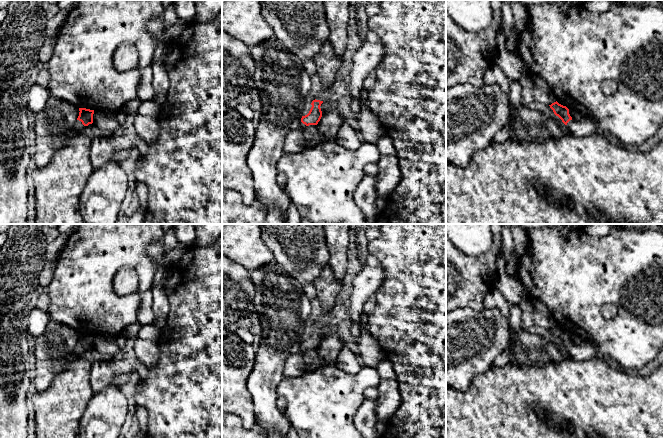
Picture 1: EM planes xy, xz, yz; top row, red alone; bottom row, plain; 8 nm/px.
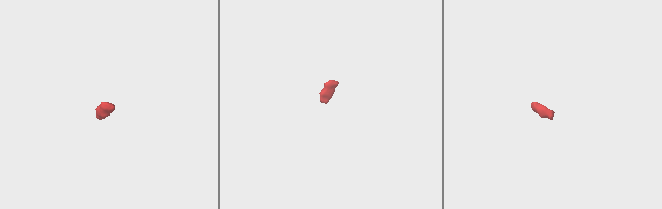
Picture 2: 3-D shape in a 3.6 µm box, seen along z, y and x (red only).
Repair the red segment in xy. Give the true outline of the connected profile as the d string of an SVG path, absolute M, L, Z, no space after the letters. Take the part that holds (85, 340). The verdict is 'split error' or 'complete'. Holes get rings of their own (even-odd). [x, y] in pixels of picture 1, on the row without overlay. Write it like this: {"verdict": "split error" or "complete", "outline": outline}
{"verdict": "split error", "outline": "M79 332L79 335L79 340L74 349L74 354L76 358L79 358L85 350L93 347L94 334Z"}

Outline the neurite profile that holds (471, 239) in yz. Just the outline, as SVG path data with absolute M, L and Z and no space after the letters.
M446 224L446 236L463 254L477 257L493 242L490 224Z

